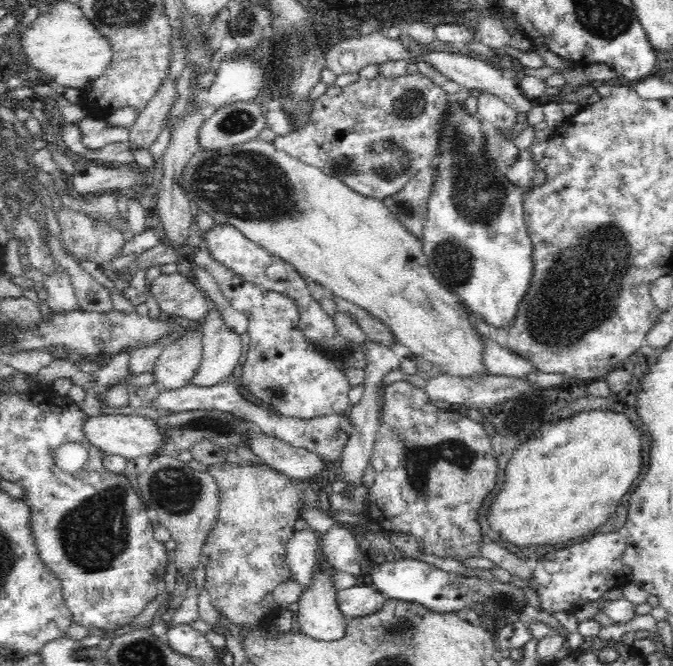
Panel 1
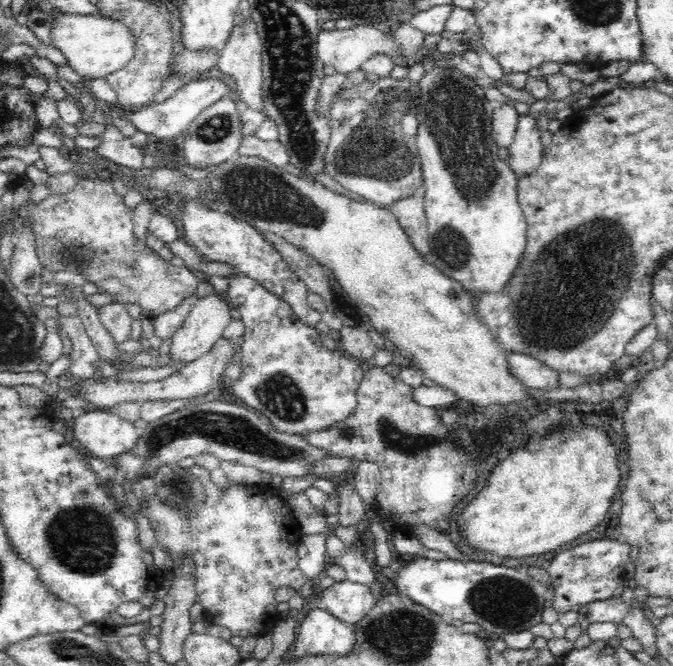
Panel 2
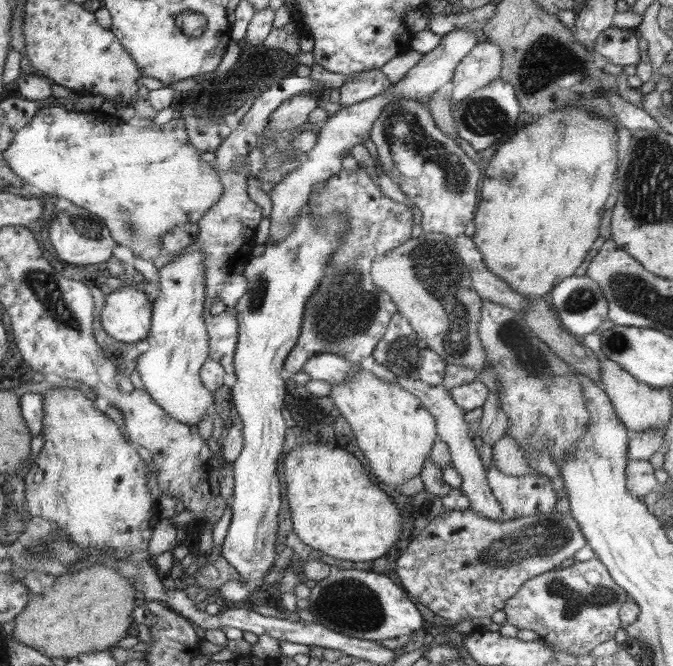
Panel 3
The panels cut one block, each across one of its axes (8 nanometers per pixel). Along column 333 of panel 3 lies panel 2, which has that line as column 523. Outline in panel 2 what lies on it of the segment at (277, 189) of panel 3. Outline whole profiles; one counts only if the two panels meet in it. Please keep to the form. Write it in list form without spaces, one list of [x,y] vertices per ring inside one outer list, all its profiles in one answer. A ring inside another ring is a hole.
[[[529,113],[518,114],[516,128],[514,141],[508,146],[509,155],[506,161],[518,176],[526,176],[540,166],[544,144],[540,142],[541,132],[536,118]]]

